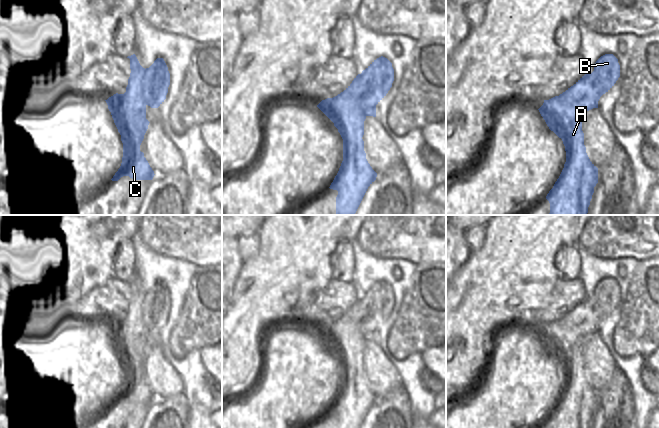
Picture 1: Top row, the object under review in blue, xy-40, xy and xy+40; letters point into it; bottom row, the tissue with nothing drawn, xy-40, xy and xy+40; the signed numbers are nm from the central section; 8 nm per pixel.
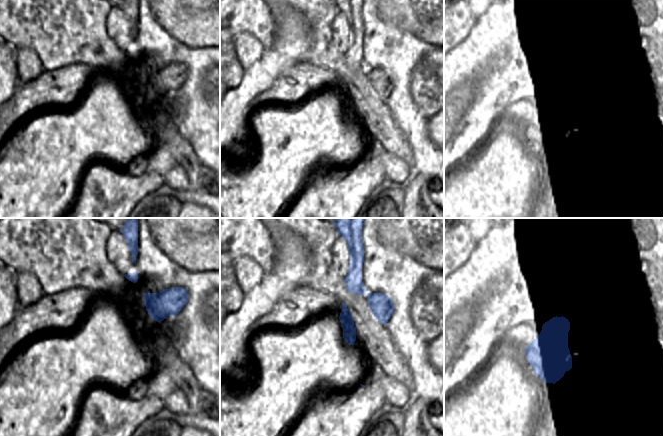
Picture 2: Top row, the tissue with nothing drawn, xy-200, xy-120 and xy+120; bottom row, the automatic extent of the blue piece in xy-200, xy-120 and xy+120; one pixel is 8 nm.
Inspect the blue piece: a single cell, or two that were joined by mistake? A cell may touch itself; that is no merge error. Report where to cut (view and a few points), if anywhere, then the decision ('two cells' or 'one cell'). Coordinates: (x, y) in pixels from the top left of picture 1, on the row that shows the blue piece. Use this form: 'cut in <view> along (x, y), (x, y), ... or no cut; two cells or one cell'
cut in xy along (350, 93), (336, 101), (345, 125), (338, 130); two cells

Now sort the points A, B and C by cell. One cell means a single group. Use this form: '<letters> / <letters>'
A C / B

